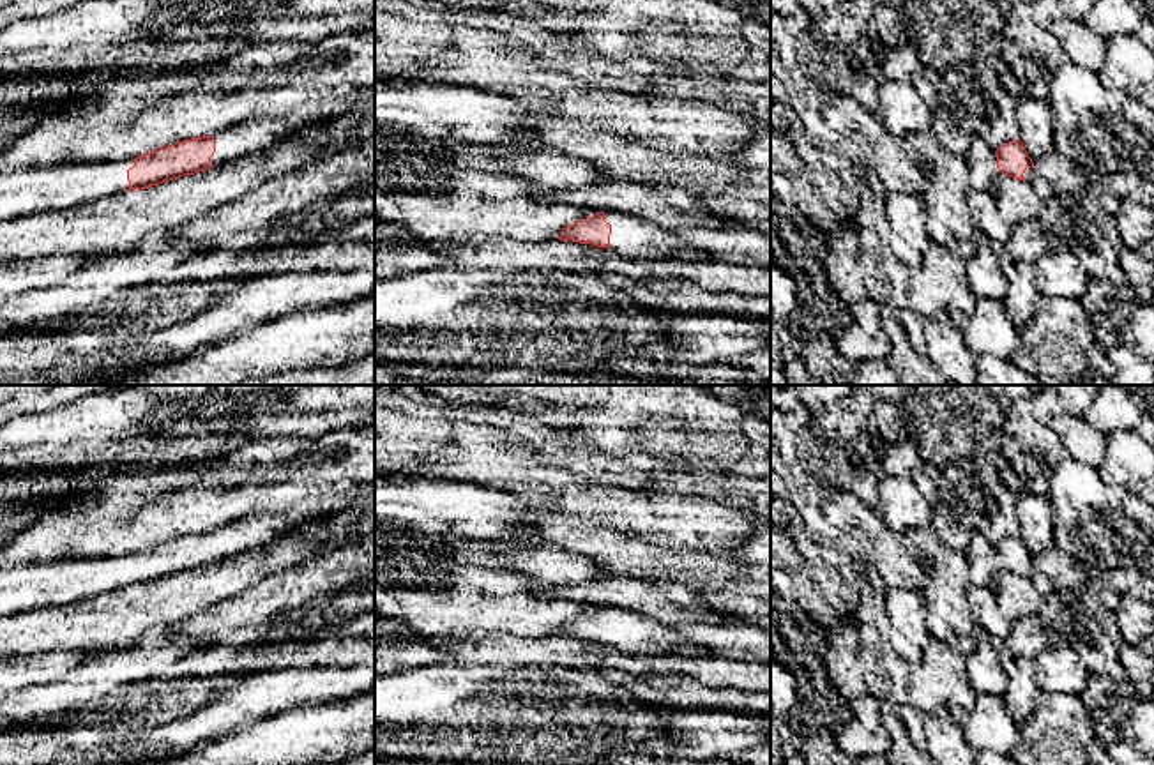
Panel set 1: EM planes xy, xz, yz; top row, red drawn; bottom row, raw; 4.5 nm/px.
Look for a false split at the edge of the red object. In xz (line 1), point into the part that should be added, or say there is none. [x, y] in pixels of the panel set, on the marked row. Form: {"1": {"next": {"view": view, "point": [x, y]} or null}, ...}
{"1": {"next": {"view": "xz", "point": [631, 237]}}}

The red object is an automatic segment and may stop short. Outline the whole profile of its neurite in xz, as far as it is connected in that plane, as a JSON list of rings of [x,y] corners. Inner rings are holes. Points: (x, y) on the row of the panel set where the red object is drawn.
[[[597,212],[567,226],[557,239],[606,247],[629,260],[714,260],[684,244],[672,230],[620,212]]]

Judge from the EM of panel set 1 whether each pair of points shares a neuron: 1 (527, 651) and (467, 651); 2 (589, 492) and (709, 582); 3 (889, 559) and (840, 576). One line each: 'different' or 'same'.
1: same
2: different
3: different

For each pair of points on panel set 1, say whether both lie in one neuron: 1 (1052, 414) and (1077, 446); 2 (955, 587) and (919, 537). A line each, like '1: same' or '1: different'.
1: same
2: same

